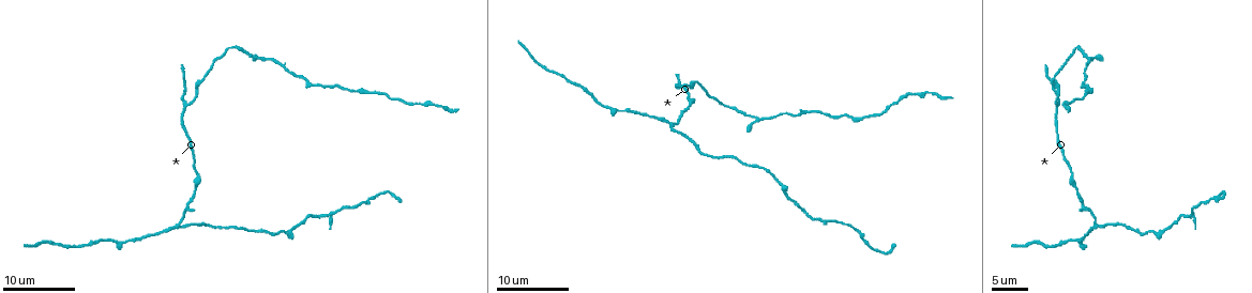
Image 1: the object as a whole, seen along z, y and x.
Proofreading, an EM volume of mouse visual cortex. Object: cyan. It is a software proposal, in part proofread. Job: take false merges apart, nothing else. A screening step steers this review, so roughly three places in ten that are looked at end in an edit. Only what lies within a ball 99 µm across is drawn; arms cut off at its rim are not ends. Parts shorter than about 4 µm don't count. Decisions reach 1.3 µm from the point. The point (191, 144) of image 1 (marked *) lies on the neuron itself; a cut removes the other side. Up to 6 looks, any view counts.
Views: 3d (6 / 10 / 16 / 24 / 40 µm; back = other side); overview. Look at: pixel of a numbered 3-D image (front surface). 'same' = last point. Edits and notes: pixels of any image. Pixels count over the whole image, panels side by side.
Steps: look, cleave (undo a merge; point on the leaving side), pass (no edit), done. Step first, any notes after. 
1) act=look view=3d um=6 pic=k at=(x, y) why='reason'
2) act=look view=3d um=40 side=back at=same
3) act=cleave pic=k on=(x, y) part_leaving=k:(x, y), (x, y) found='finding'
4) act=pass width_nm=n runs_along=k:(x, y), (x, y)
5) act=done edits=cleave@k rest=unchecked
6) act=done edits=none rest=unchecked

act=look view=3d um=24 pic=1 at=(186, 106) why='branch point'

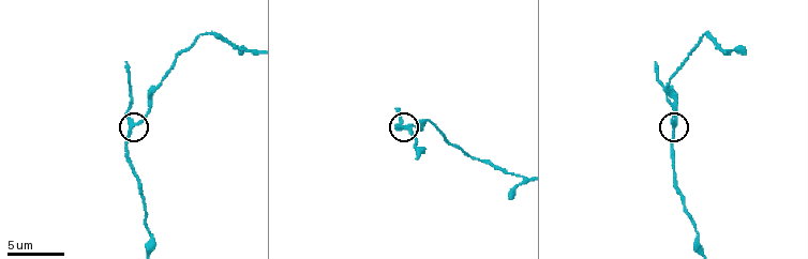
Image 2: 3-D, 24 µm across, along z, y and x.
act=look view=3d um=10 pic=2 at=(134, 124)

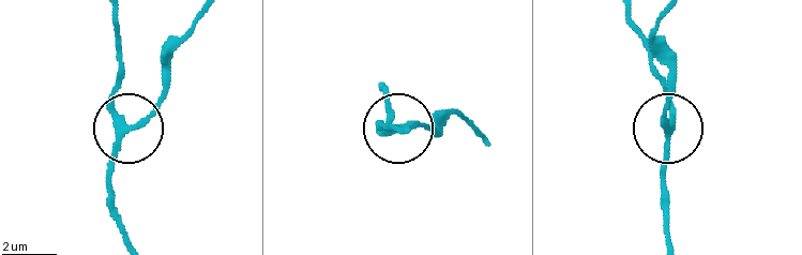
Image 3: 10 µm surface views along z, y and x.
act=pass side_arm_um=6 runs_along=3:(131, 241), (108, 179), (126, 131), (115, 103), (122, 50) found='one neuron here'

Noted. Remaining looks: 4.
act=look view=3d um=24 pic=1 at=(672, 124)

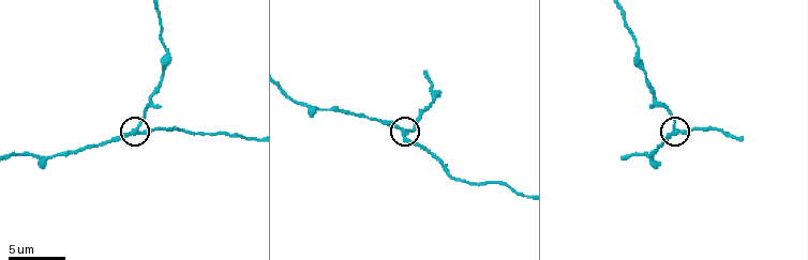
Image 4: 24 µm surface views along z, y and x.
act=look view=3d um=10 pic=4 at=(677, 131)

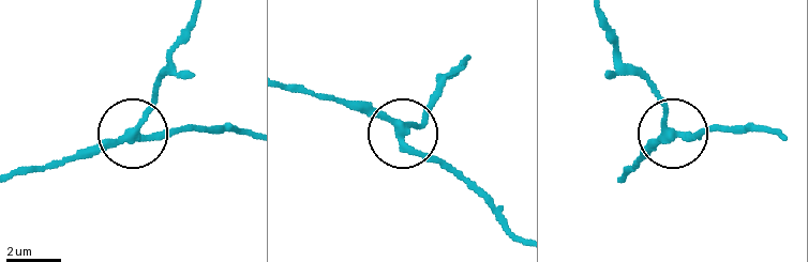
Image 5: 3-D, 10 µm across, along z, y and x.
act=pass width_nm=270 runs_along=5:(466, 56), (412, 126), (398, 129), (344, 99) found='continuous, no second neuron'

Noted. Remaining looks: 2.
act=look view=3d um=16 pic=1 at=(370, 93) why='calibre changes'

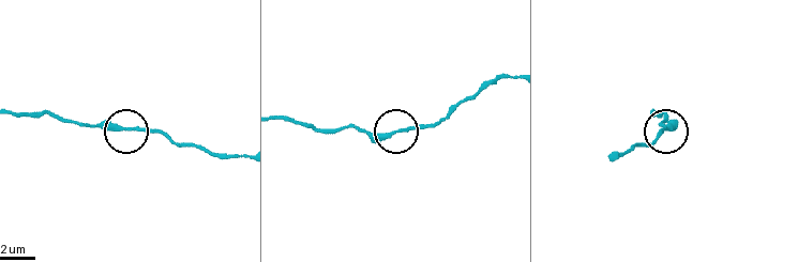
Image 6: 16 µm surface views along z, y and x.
act=look view=3d um=10 pic=6 at=(127, 129) why='closer look'

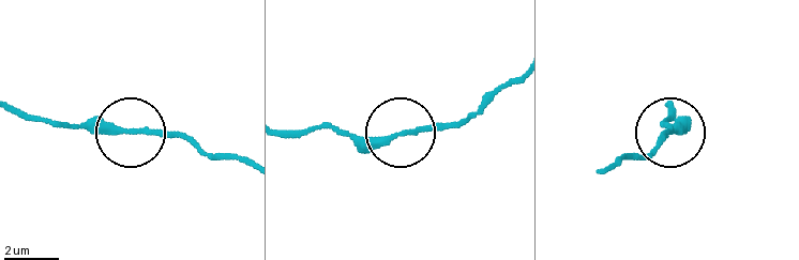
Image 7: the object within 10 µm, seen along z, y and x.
act=pass runs_along=7:(14, 110), (96, 132), (191, 136) found='all the same neuron'

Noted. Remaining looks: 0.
act=done edits=none rest=unchecked

